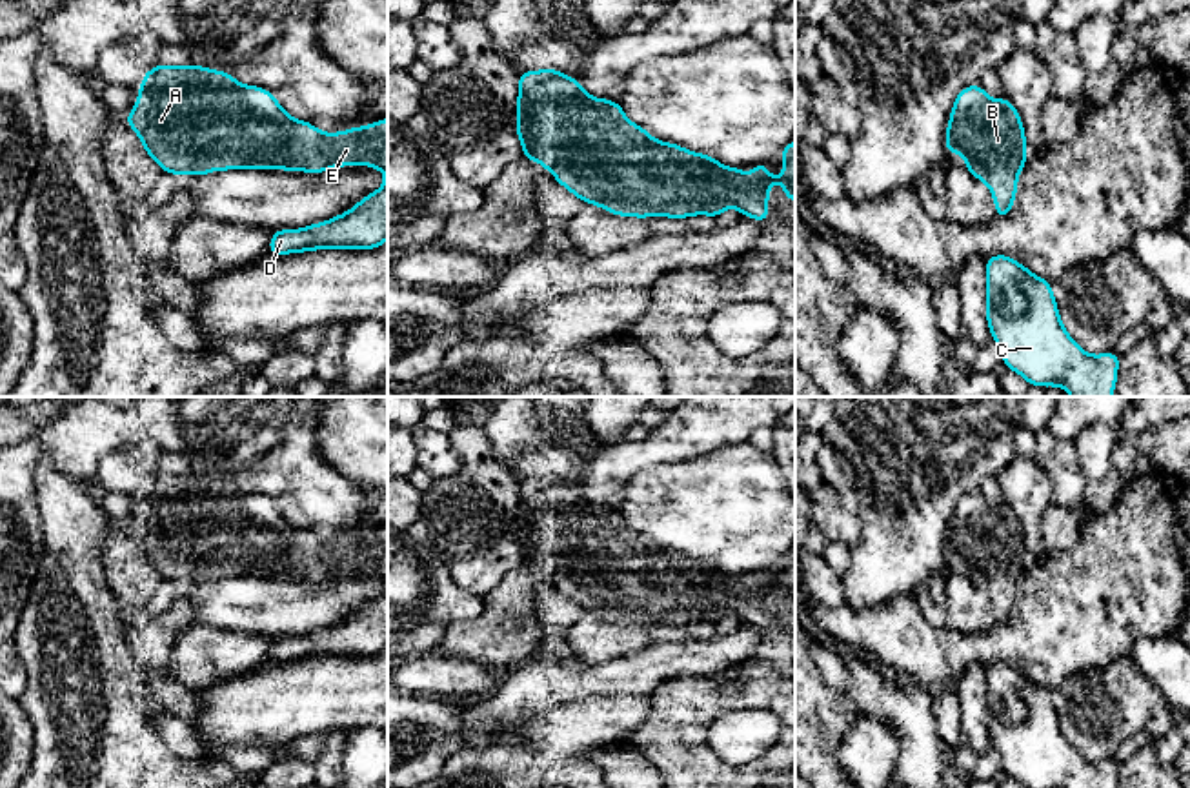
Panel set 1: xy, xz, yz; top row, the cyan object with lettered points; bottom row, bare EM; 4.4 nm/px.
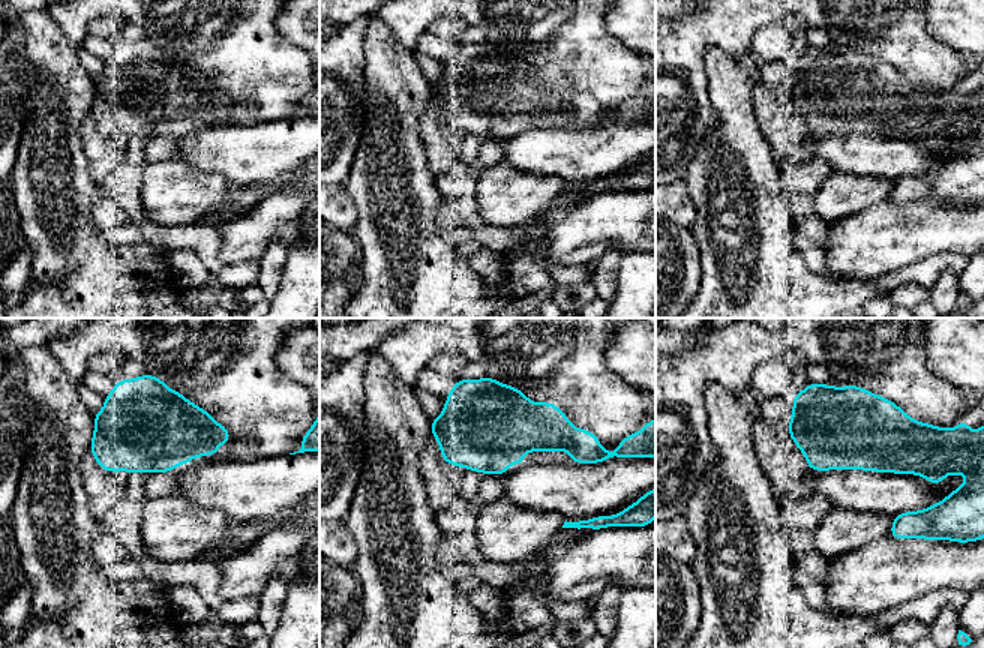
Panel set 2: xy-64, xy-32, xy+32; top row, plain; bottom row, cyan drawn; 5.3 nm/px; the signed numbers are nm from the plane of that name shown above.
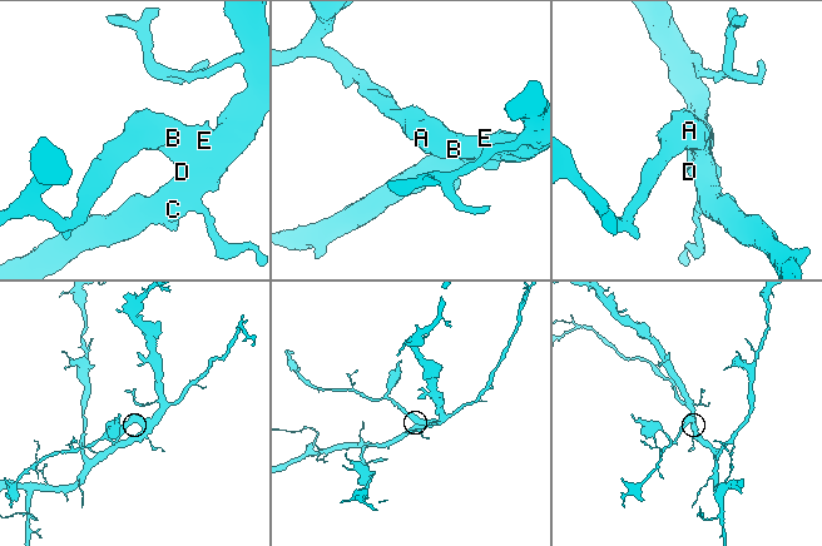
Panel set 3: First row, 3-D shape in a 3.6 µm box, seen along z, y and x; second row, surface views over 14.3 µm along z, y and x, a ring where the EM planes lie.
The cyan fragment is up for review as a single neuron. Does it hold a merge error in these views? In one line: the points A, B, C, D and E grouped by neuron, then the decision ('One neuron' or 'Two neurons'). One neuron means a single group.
Groups: A B C D E. One neuron

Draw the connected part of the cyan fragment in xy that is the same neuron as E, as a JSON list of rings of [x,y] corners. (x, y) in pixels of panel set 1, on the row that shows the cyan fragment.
[[[156,64],[144,71],[144,82],[138,86],[138,100],[126,124],[136,131],[142,147],[158,164],[164,173],[204,177],[211,169],[286,169],[324,173],[338,166],[371,166],[386,173],[386,184],[375,193],[366,195],[348,213],[337,215],[328,222],[317,222],[304,229],[273,231],[267,253],[289,255],[315,249],[378,249],[388,240],[388,118],[377,124],[351,127],[342,133],[322,133],[306,120],[291,118],[278,100],[258,86],[244,86],[227,71],[213,71],[197,64],[182,67]]]

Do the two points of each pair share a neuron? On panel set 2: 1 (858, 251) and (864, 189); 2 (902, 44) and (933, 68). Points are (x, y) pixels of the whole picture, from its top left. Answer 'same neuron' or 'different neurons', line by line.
1: different neurons
2: same neuron

